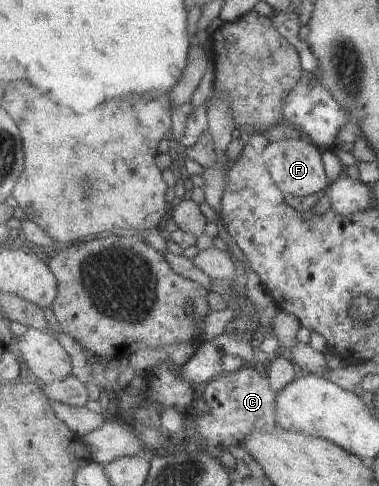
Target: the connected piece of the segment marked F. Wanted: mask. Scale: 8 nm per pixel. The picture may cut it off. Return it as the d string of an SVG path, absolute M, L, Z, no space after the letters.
M307 137L270 141L265 148L265 159L272 178L286 195L298 198L318 195L330 185L322 154L318 152L317 145Z

